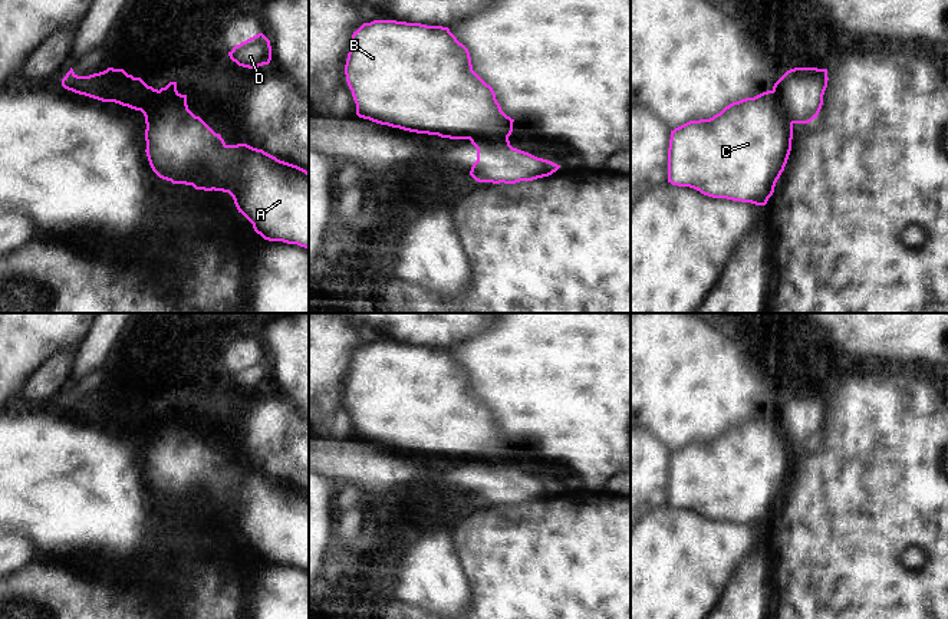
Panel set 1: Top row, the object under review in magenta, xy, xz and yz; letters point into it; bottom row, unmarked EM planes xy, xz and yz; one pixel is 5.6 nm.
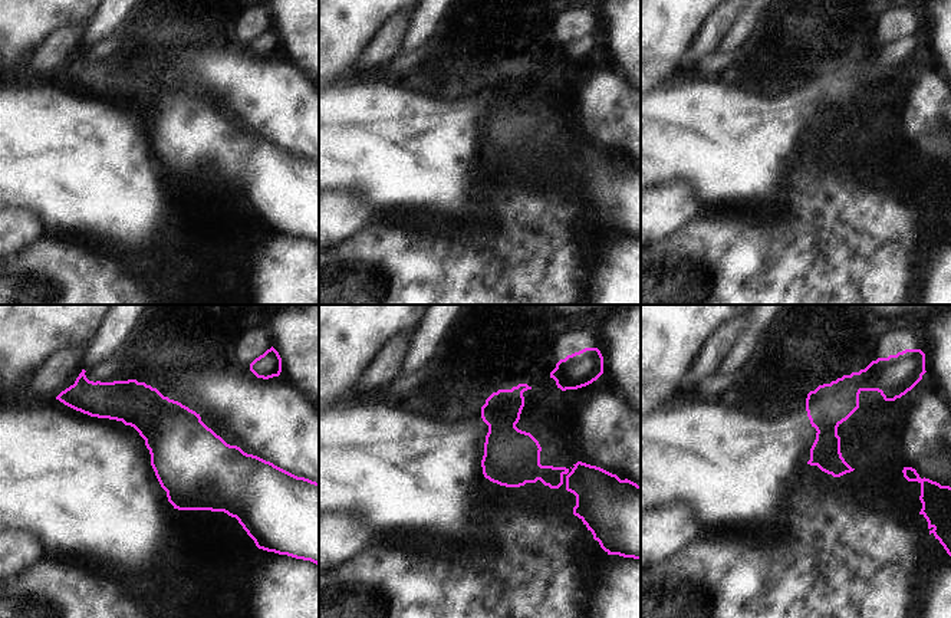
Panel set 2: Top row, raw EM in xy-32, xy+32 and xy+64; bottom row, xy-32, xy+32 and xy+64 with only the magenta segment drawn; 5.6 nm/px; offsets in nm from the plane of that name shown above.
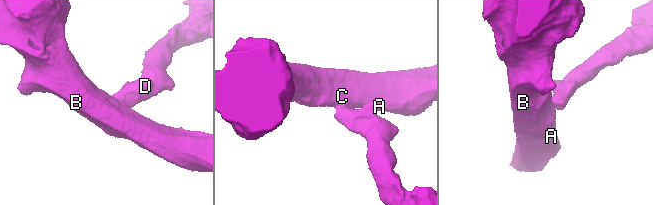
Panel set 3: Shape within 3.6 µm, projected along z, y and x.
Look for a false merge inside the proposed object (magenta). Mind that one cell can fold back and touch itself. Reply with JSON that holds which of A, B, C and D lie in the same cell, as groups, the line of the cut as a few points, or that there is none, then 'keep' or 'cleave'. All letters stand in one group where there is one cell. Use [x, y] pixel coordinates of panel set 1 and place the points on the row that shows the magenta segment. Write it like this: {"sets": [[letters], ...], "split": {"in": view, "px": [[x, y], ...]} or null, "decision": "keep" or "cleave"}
{"sets": [["A", "B", "C"], ["D"]], "split": {"in": "xy", "px": [[154, 95], [186, 104]]}, "decision": "cleave"}

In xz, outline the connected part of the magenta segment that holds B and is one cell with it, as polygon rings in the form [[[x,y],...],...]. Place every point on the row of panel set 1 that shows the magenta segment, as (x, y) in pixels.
[[[396,20],[363,23],[352,34],[345,75],[356,115],[372,122],[450,139],[508,138],[513,122],[474,70],[468,49],[448,27]]]

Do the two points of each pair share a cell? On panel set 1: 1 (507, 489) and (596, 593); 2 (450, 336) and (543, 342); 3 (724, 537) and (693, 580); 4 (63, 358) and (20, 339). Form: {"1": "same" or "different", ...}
{"1": "different", "2": "different", "3": "same", "4": "different"}

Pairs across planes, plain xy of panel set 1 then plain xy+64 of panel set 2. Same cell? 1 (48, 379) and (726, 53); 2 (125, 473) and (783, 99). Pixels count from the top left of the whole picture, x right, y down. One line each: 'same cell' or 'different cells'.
1: different cells
2: same cell

